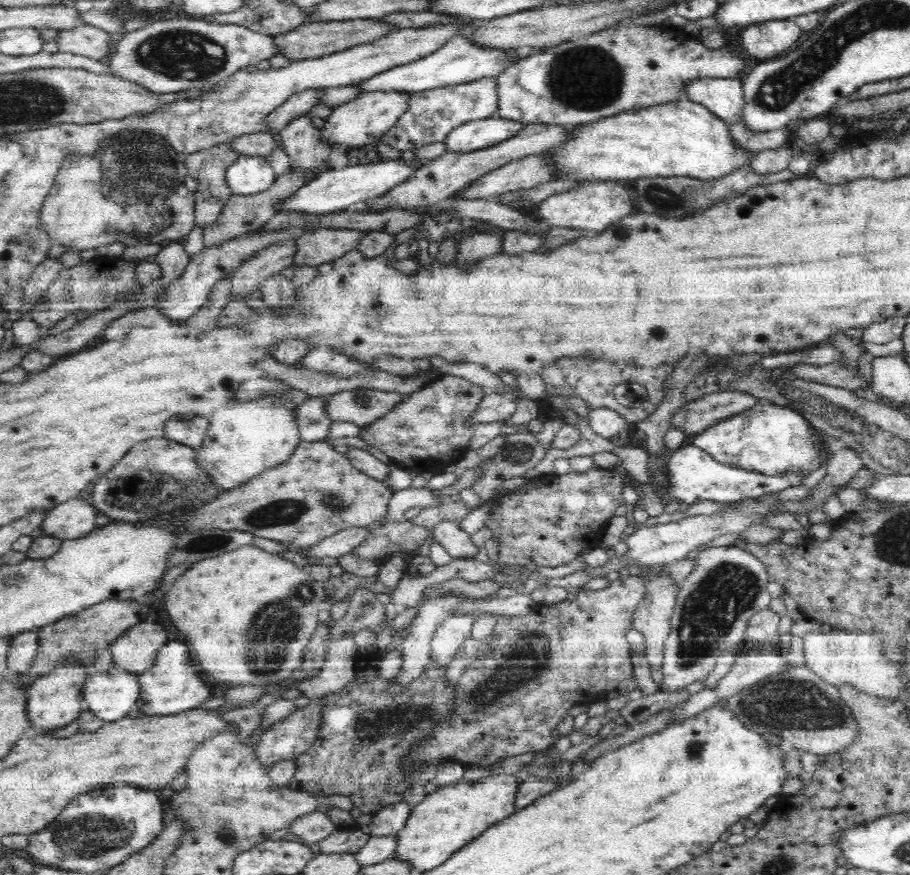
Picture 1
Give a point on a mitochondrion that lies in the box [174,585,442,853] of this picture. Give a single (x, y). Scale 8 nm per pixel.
(373, 728)

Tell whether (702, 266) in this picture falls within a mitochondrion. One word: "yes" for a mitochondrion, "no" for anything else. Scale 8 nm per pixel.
no

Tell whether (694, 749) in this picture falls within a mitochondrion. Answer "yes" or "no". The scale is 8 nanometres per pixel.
yes

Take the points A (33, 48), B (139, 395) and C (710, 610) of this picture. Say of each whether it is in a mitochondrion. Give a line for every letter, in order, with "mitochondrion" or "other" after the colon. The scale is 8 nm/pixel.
A: other
B: other
C: mitochondrion

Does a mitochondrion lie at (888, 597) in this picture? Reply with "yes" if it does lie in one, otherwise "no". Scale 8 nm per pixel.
no

